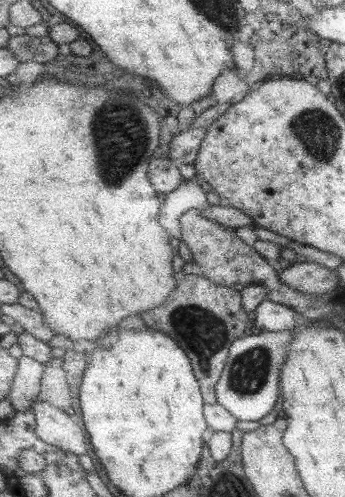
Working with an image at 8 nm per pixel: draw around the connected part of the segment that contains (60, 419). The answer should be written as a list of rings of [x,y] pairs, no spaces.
[[[36,400],[32,406],[36,416],[39,438],[48,445],[71,450],[73,454],[87,454],[89,442],[85,432],[76,424],[76,419],[50,402]]]

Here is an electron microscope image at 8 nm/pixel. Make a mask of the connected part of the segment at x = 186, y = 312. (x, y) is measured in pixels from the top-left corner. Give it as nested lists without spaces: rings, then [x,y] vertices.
[[[184,270],[175,274],[178,287],[175,292],[161,305],[143,314],[143,322],[152,330],[163,330],[165,334],[171,334],[187,352],[194,367],[195,376],[202,386],[202,393],[206,404],[217,403],[217,385],[222,377],[222,372],[230,358],[230,346],[239,338],[243,338],[253,329],[253,314],[246,311],[243,306],[242,288],[228,287],[217,284],[203,275],[186,273]]]

